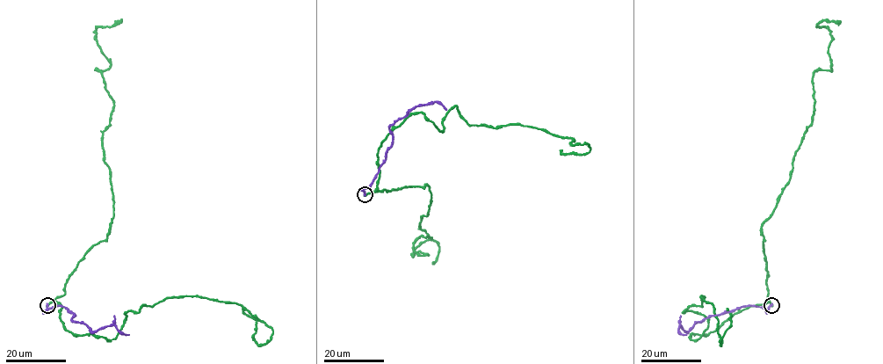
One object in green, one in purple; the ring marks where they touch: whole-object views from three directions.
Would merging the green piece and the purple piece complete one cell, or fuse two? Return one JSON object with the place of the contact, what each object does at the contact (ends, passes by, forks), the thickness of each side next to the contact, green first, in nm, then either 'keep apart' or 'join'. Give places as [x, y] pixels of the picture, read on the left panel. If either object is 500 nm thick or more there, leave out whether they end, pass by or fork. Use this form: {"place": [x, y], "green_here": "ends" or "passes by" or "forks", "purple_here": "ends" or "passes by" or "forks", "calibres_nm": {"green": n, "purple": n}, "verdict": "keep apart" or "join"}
{"place": [47, 305], "green_here": "ends", "purple_here": "ends", "calibres_nm": {"green": 360, "purple": 400}, "verdict": "keep apart"}

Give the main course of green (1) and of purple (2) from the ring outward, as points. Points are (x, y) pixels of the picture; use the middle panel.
1: (365, 195), (381, 141), (413, 113), (441, 131), (455, 105), (469, 125), (589, 147), (562, 149)
2: (365, 194), (364, 190), (369, 185), (392, 144), (393, 133), (389, 127), (416, 106), (436, 102), (446, 109)

